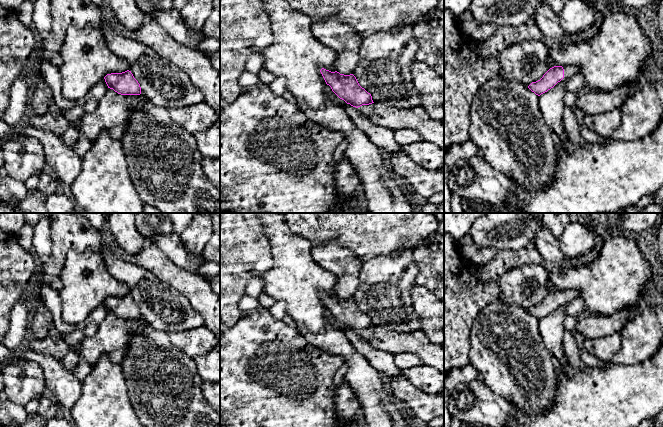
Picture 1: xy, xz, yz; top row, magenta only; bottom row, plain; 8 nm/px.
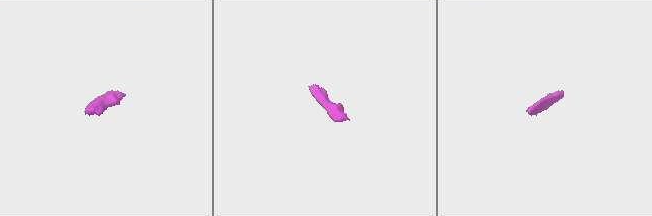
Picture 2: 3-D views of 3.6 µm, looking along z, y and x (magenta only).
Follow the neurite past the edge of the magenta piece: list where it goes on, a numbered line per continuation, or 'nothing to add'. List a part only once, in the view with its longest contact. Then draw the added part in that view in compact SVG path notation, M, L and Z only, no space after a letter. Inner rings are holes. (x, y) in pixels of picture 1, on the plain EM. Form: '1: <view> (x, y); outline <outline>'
1: yz (570, 294); outline M576 289L562 290L564 293L564 302L568 303L576 298L580 298L580 292Z

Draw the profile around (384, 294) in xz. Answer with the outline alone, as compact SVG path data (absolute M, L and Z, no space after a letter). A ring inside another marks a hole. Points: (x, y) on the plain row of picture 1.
M403 248L394 256L379 256L366 261L360 271L359 287L352 298L359 309L371 318L373 326L399 333L419 331L420 317L414 310L411 296L418 272L413 250L409 248Z

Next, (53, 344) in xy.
M53 324L48 335L42 339L29 340L26 348L40 354L49 355L58 360L62 360L71 350L70 346L64 341L63 336Z

